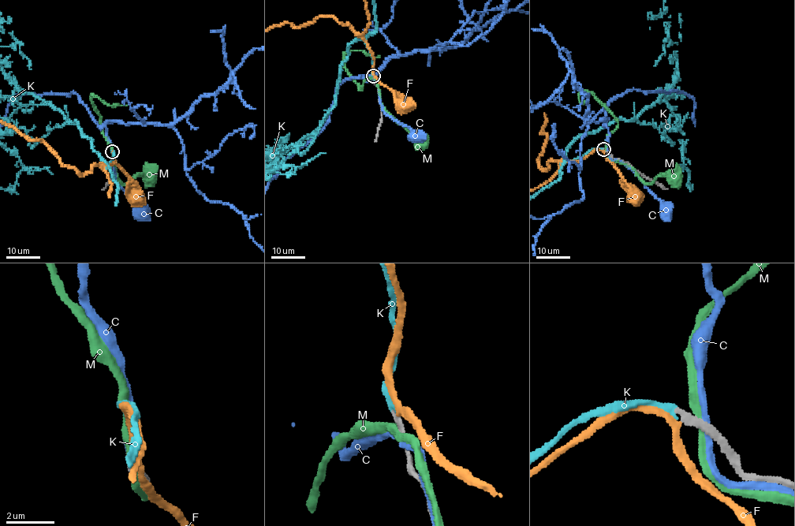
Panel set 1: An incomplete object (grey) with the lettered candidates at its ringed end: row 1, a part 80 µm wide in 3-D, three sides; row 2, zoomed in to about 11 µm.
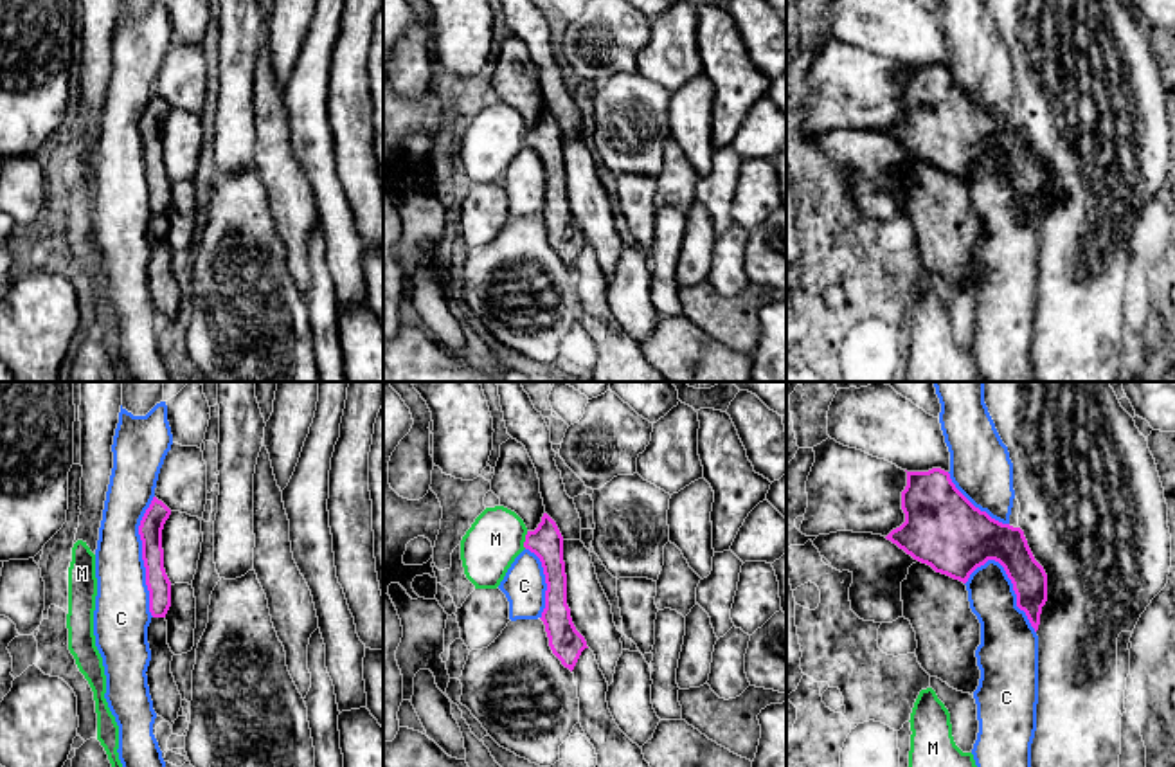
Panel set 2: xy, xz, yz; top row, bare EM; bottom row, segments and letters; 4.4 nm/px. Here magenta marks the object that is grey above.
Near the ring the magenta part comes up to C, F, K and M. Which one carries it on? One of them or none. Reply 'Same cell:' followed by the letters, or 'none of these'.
Same cell: K

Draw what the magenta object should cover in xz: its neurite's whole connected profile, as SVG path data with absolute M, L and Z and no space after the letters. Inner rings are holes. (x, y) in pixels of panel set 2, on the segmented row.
M543 513L534 531L527 531L524 547L534 553L545 574L545 609L542 621L552 654L565 668L574 670L587 646L585 637L576 630L567 605L567 574L563 562L563 537L556 522Z

